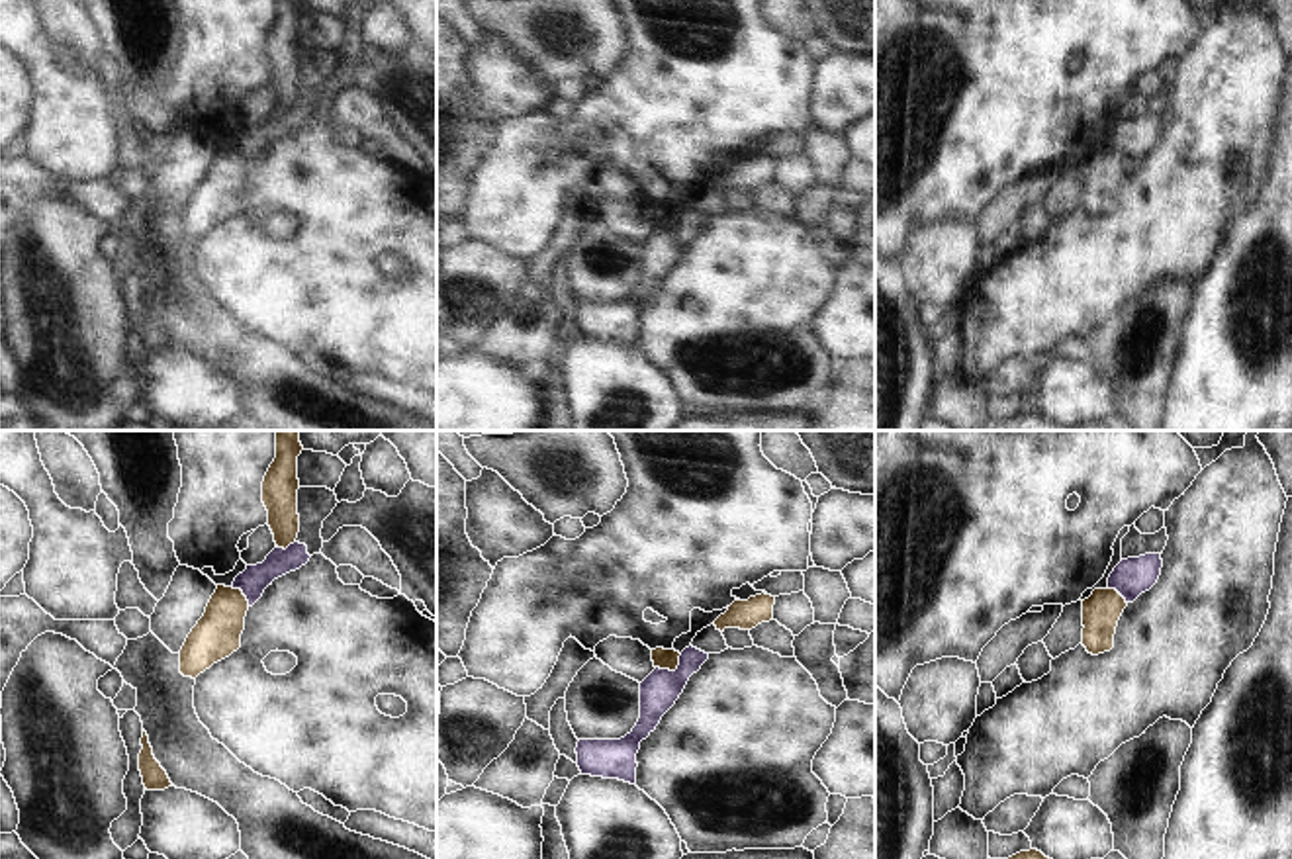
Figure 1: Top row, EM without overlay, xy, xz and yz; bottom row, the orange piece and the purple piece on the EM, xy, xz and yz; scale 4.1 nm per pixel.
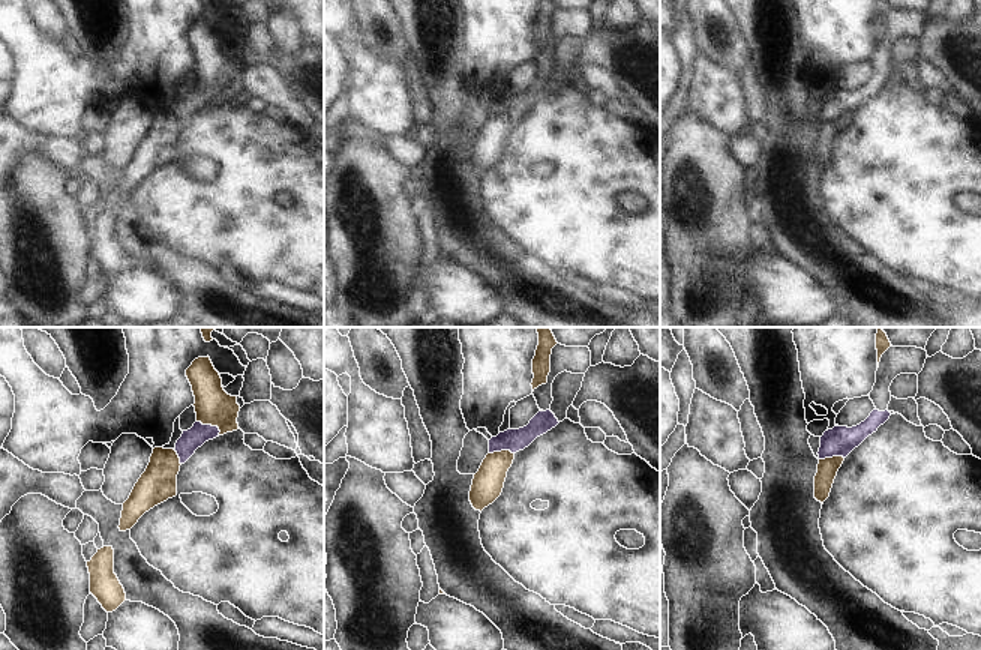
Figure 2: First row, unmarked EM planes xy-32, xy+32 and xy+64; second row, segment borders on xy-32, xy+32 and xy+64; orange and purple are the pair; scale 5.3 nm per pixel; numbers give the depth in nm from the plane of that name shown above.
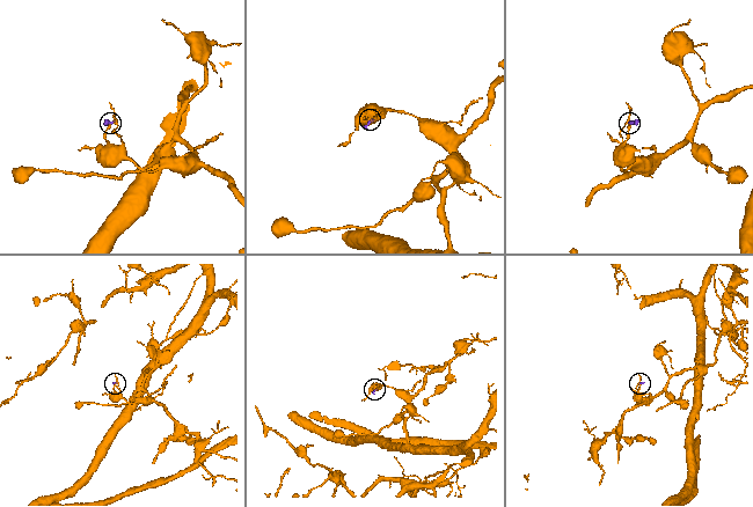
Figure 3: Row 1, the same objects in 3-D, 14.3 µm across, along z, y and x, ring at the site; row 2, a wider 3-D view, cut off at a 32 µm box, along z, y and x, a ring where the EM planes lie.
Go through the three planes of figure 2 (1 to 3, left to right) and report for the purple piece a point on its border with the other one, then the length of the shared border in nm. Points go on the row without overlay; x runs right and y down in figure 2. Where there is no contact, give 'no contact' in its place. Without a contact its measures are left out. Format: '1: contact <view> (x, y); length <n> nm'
1: contact xy-32 (210, 87); length 150 nm
2: contact xy+32 (501, 114); length 140 nm
3: contact xy+64 (833, 120); length 140 nm

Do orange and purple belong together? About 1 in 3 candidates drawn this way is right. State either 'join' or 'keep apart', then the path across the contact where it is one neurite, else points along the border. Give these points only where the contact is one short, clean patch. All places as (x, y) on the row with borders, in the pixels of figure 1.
keep apart | along xz (682, 654), (674, 670), (656, 668)

